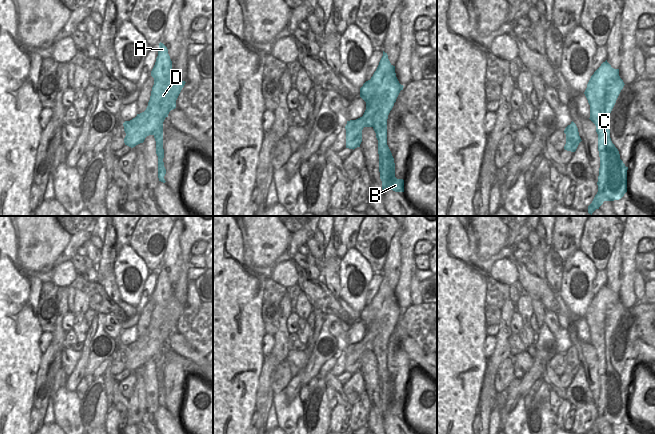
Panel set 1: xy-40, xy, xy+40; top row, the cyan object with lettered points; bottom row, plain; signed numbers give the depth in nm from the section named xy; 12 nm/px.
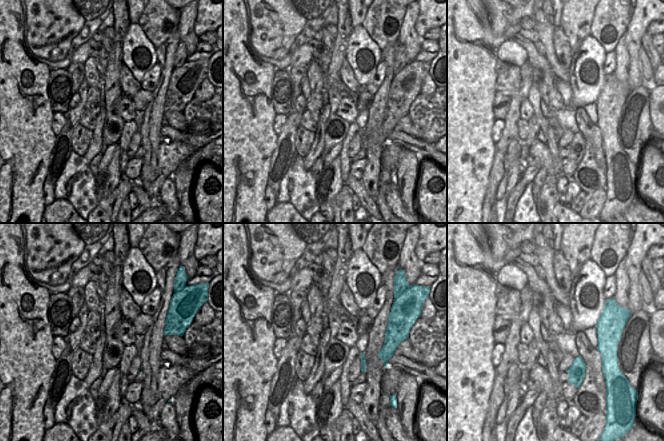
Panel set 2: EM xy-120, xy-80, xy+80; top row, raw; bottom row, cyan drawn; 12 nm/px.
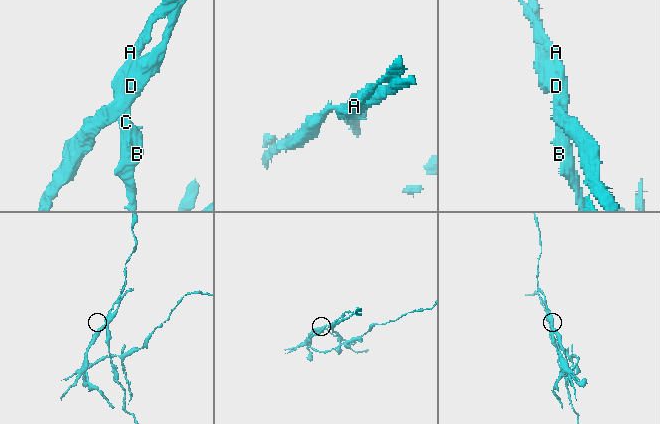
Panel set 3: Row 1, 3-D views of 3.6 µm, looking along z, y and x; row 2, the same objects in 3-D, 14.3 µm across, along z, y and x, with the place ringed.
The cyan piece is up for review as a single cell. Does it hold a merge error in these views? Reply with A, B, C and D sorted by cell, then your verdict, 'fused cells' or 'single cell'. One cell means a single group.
groups A B C / D; fused cells

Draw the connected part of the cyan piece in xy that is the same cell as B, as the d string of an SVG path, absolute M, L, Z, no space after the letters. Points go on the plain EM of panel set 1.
M387 277L383 280L370 304L360 312L360 321L366 329L374 322L376 317L382 325L382 331L374 340L373 353L378 364L379 396L382 413L389 412L395 416L404 416L404 404L395 401L395 387L392 377L387 369L387 343L396 326L400 309Z

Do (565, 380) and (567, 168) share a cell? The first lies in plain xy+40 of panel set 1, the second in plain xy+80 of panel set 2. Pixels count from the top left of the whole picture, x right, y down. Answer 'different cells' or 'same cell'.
same cell

